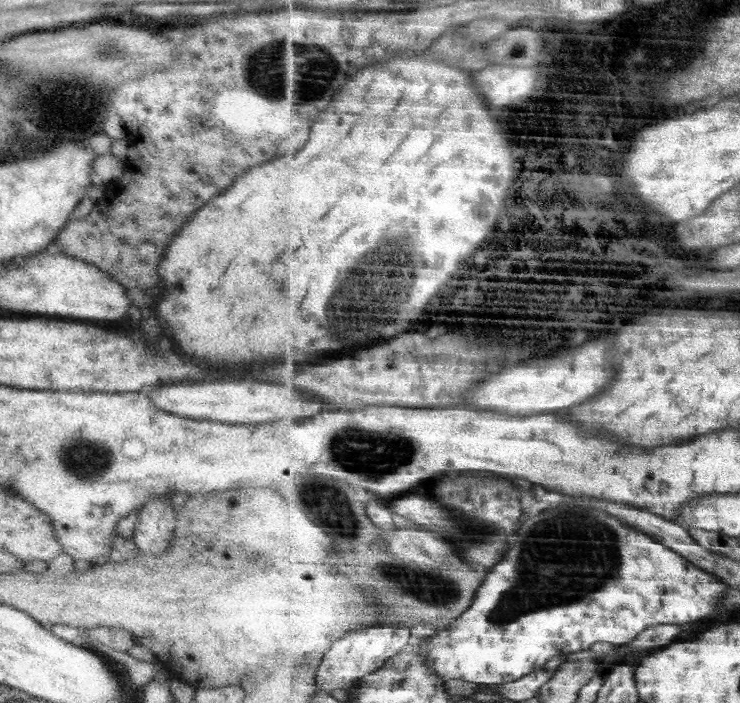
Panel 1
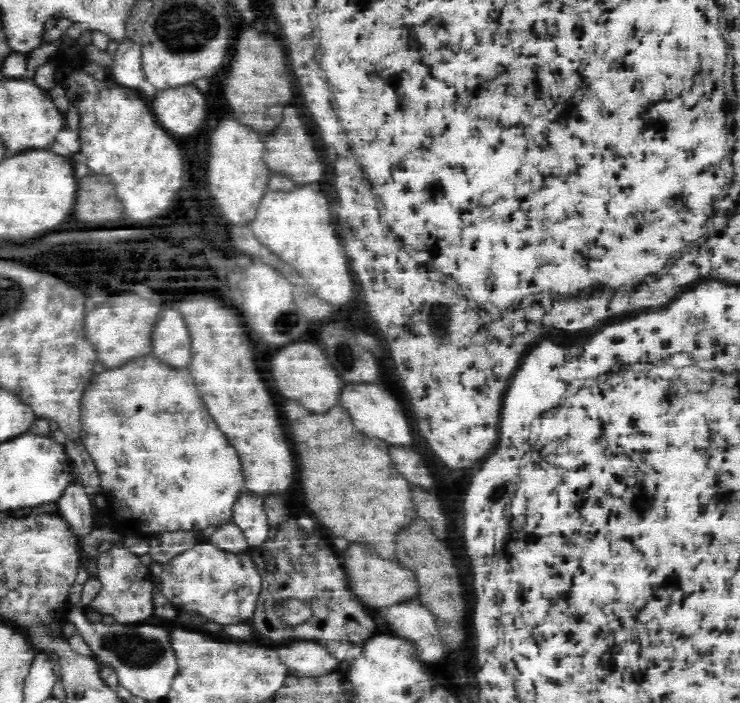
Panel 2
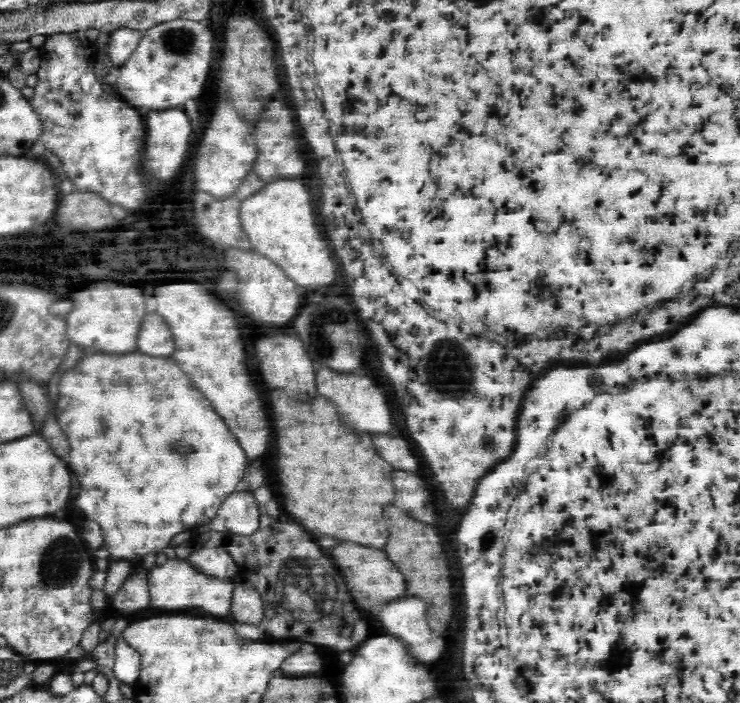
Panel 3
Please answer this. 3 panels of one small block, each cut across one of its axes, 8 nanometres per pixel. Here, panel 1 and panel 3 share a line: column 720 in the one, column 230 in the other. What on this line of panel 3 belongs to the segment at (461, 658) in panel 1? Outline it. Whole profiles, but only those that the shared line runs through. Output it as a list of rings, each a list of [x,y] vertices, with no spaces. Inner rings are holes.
[[[168,559],[162,565],[155,565],[148,574],[150,585],[150,609],[166,608],[166,610],[198,610],[200,614],[226,616],[230,614],[231,598],[237,580],[225,580],[219,576],[208,575],[194,567],[188,559]]]

